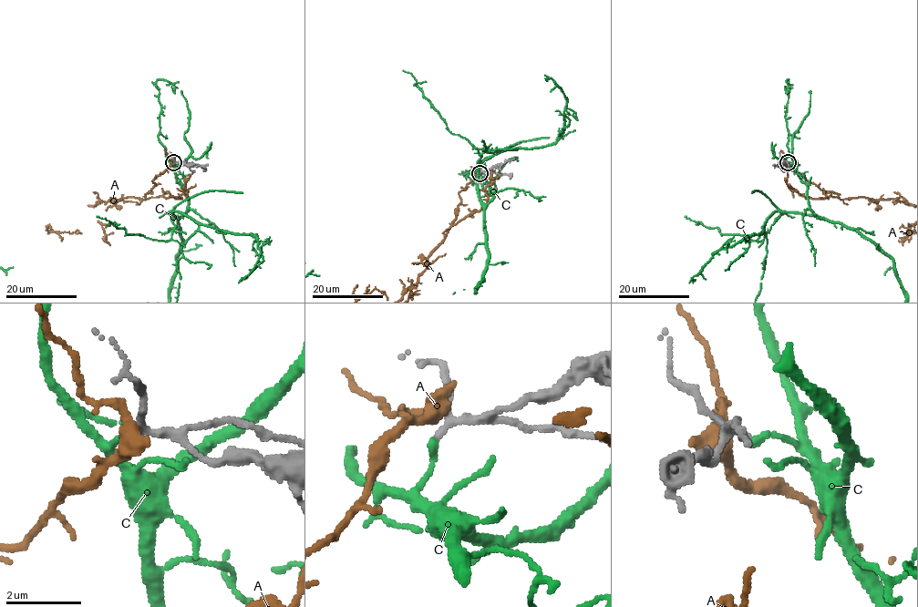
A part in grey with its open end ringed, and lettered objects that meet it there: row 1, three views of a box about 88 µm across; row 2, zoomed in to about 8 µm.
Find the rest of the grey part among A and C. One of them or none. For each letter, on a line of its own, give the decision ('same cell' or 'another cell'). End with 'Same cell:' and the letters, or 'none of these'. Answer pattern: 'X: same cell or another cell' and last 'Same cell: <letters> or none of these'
A: another cell
C: another cell
Same cell: none of these

